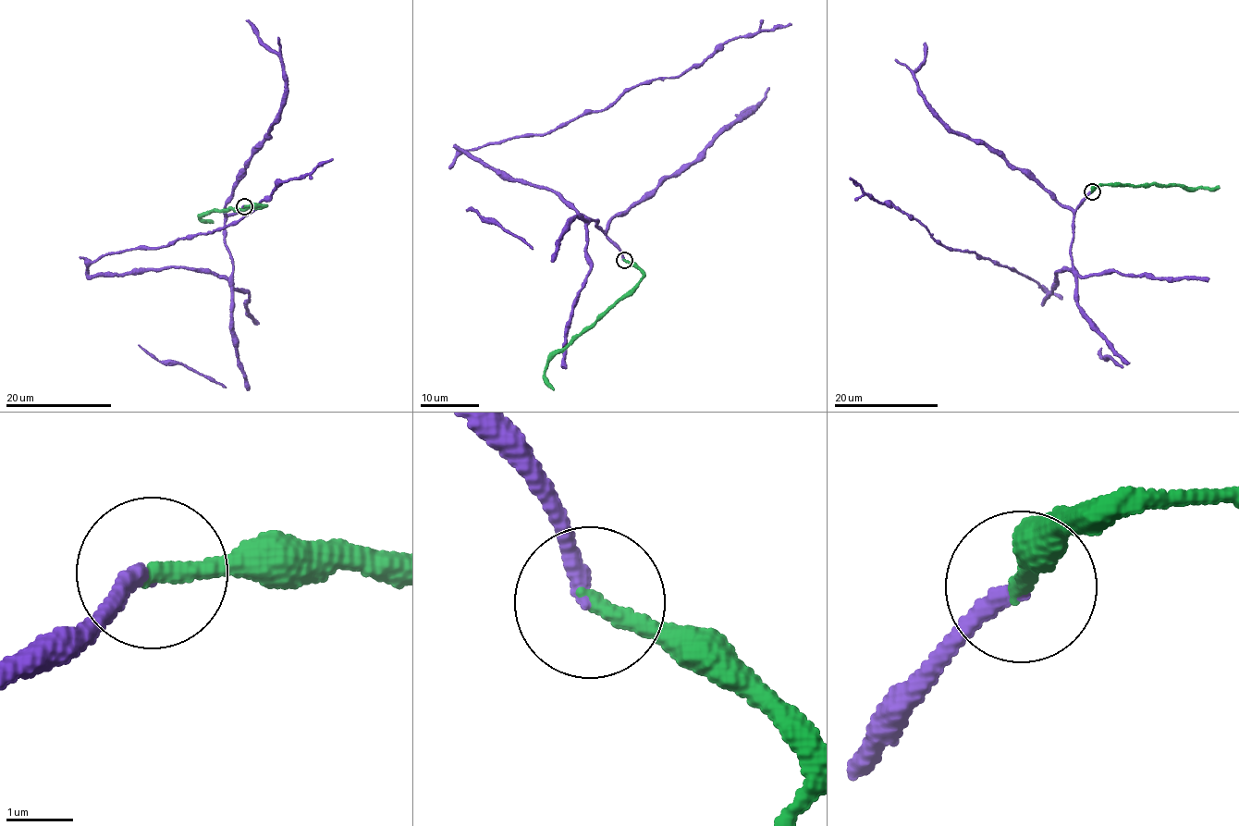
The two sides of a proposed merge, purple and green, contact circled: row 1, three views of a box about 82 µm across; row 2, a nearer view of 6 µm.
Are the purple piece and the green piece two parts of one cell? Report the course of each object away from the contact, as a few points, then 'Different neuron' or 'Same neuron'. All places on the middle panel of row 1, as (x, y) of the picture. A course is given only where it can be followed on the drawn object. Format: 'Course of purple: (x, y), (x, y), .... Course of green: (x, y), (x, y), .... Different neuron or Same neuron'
Course of purple: (623, 260), (596, 221), (460, 148), (551, 132), (723, 43), (791, 23). Course of green: (623, 260), (636, 267), (643, 276), (594, 323), (575, 335), (547, 364), (545, 380), (553, 390). Same neuron

